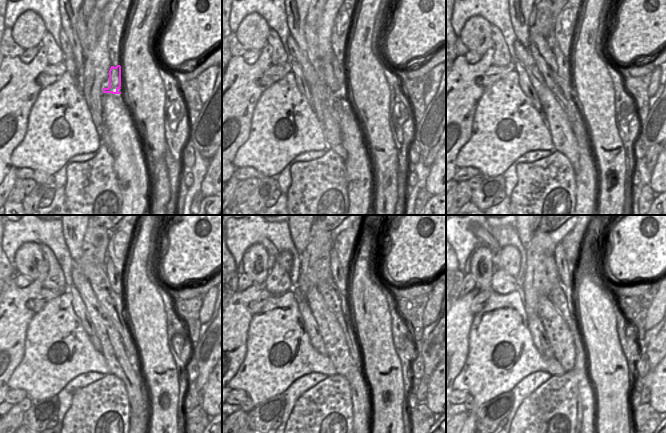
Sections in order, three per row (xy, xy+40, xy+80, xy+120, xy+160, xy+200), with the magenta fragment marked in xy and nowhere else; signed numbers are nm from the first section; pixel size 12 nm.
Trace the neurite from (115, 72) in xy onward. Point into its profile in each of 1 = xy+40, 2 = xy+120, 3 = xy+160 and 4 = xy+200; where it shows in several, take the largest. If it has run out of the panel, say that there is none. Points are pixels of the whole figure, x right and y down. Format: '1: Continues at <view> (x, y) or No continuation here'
1: Continues at xy+40 (339, 67)
2: Continues at xy+120 (117, 277)
3: Continues at xy+160 (341, 281)
4: Continues at xy+200 (561, 261).

